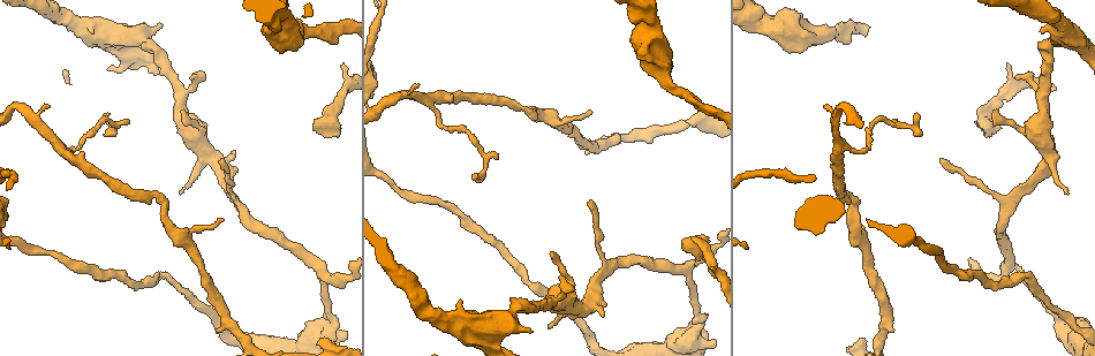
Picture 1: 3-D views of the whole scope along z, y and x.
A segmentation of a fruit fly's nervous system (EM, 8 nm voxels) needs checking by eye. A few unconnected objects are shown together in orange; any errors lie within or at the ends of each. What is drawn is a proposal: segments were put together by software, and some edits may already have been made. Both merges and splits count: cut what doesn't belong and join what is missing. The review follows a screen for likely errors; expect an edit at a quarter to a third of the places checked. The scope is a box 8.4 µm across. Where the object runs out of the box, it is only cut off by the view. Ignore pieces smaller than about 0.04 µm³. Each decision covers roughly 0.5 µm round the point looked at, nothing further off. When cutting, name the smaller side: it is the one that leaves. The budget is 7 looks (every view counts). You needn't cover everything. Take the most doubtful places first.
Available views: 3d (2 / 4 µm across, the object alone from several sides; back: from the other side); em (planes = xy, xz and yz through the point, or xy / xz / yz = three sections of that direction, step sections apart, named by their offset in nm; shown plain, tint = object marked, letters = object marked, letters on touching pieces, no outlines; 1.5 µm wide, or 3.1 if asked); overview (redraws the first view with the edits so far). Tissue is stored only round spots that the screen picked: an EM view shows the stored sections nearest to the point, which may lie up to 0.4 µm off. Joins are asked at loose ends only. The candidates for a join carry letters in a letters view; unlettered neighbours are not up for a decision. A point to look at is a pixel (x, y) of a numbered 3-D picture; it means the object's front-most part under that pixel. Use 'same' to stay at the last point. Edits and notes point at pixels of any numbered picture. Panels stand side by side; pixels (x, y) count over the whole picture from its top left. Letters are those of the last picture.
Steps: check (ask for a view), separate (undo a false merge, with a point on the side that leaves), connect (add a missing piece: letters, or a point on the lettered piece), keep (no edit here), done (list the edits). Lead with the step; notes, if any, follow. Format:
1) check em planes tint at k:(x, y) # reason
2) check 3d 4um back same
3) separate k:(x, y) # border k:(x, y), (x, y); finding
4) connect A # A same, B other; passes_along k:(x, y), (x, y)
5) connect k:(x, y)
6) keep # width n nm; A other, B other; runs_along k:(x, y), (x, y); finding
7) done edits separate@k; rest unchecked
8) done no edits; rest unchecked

check em yz step 8 tint at 1:(845, 193) # sudden change in width

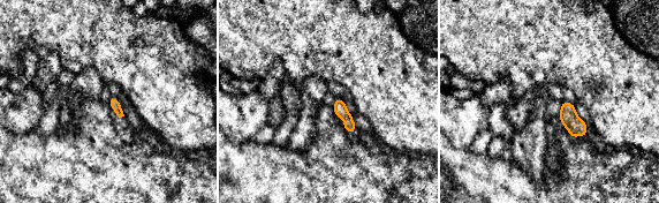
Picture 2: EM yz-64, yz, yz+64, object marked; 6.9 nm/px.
check em planes letters same # cut it another way

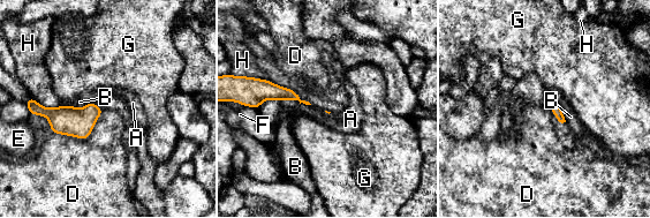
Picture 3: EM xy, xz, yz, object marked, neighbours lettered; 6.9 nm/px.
keep # A other, B other, D other, E other, F other, G other, H other; all the same neuron

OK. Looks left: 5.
check 3d 2um at 1:(1028, 276) # abrupt turn

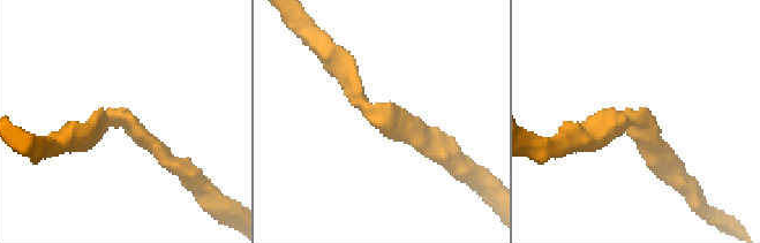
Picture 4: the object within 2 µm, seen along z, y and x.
check em yz step 8 letters at 4:(122, 118) # arm_widths 170, 180 nm

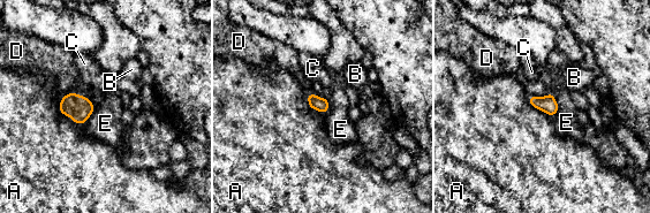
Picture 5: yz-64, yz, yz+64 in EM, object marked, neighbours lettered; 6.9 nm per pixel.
check em planes letters same

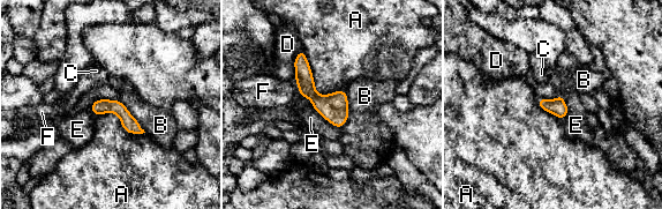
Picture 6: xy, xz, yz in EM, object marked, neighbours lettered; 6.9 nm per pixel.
keep # A other, B other, C other, D other, E other, F other; border 6:(302, 50), (320, 94), (344, 90); all the same neuron

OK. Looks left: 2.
check em planes tint at 1:(388, 100) # abrupt turn

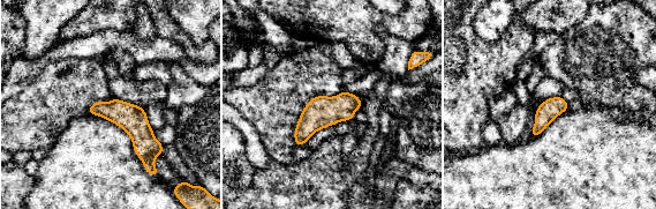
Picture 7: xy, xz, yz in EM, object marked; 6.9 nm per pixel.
check em planes letters same

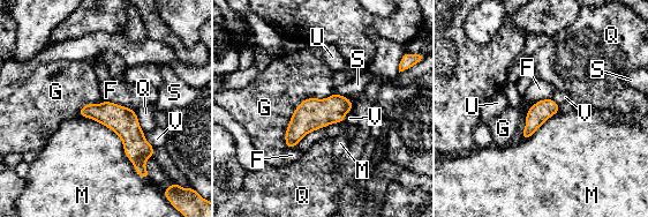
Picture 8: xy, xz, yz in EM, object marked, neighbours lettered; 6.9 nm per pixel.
keep # F other, G other, M other, Q other, S other, U other, V other; runs_along 8:(83, 110), (133, 139), (138, 166); one neuron here

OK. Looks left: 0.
done no edits; rest unchecked

